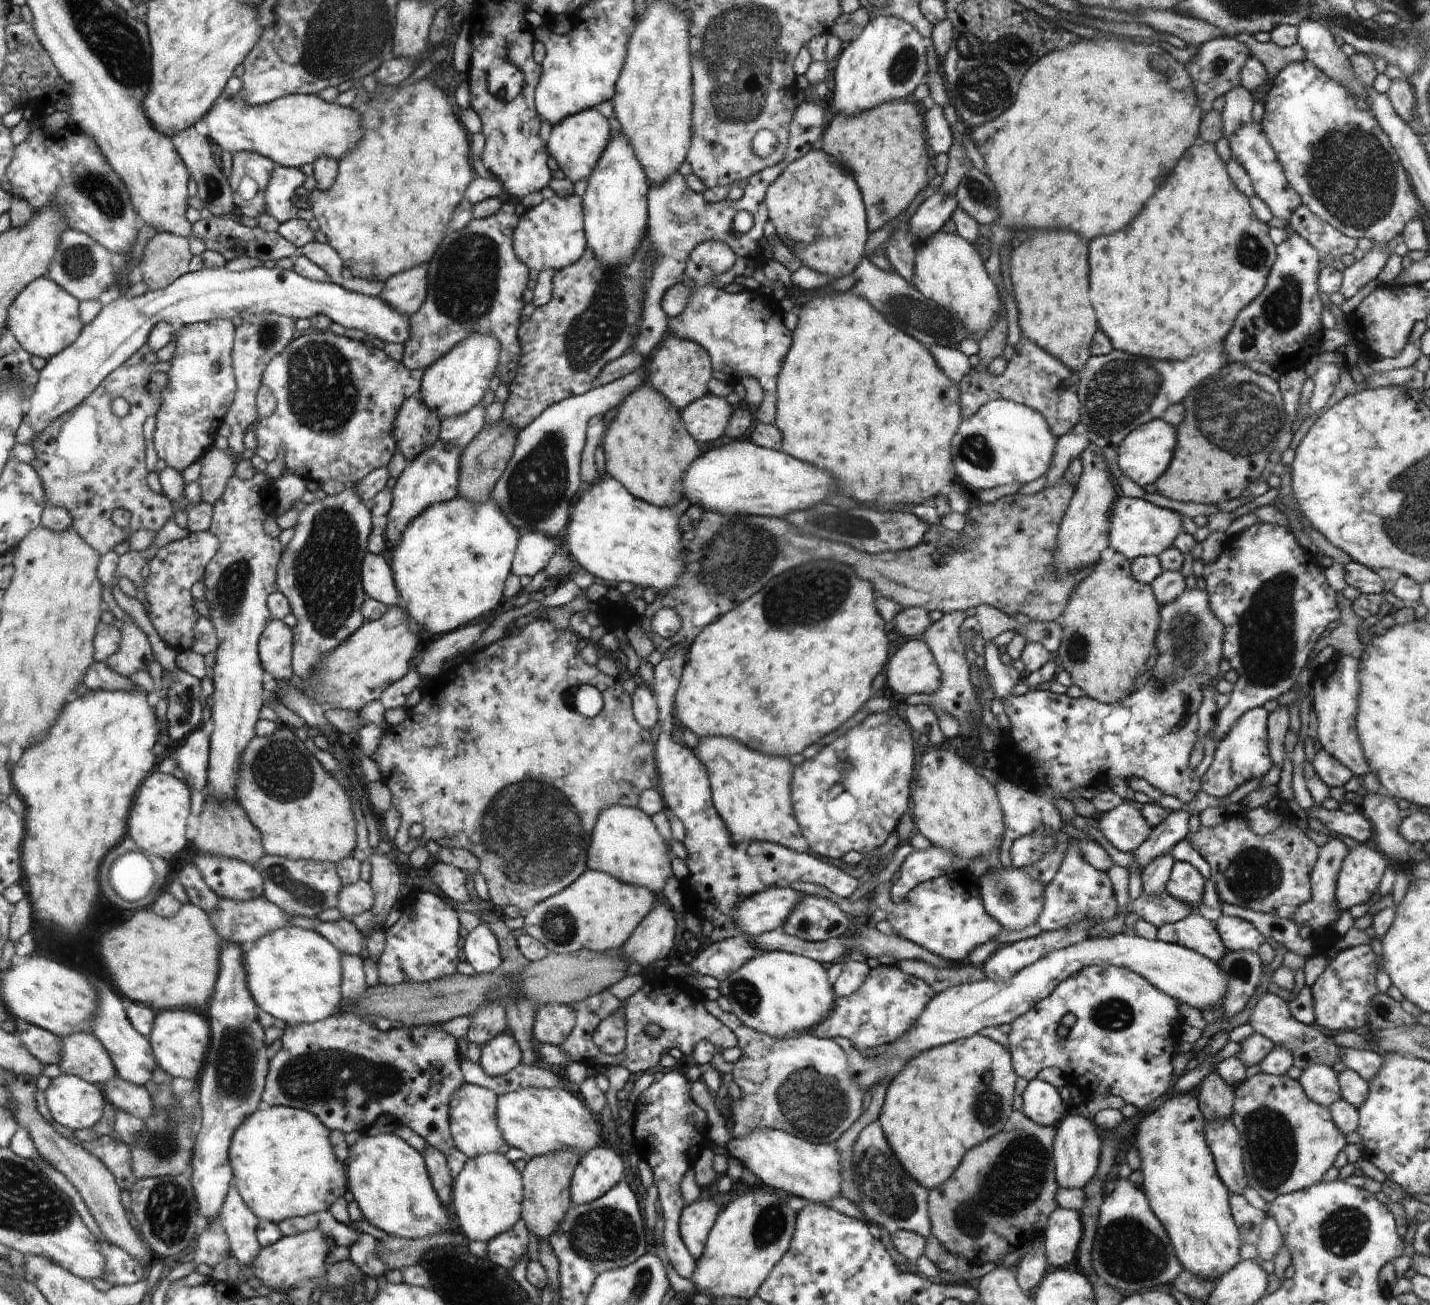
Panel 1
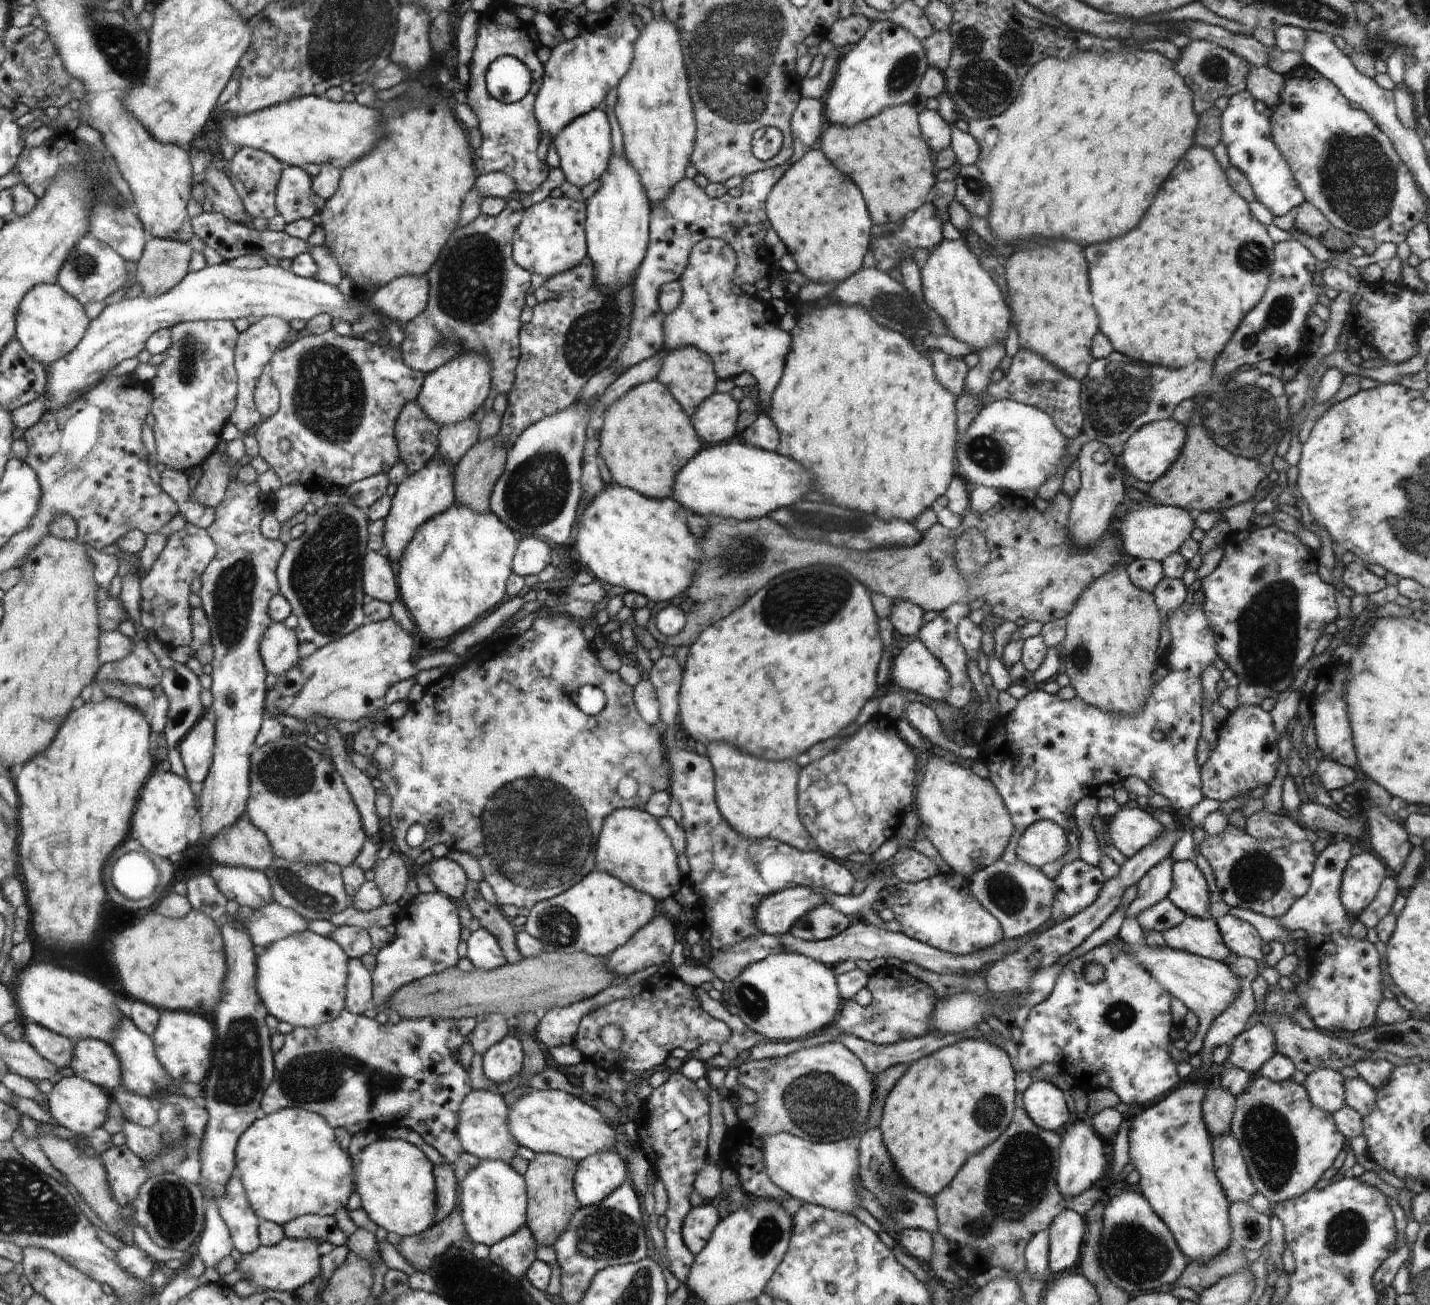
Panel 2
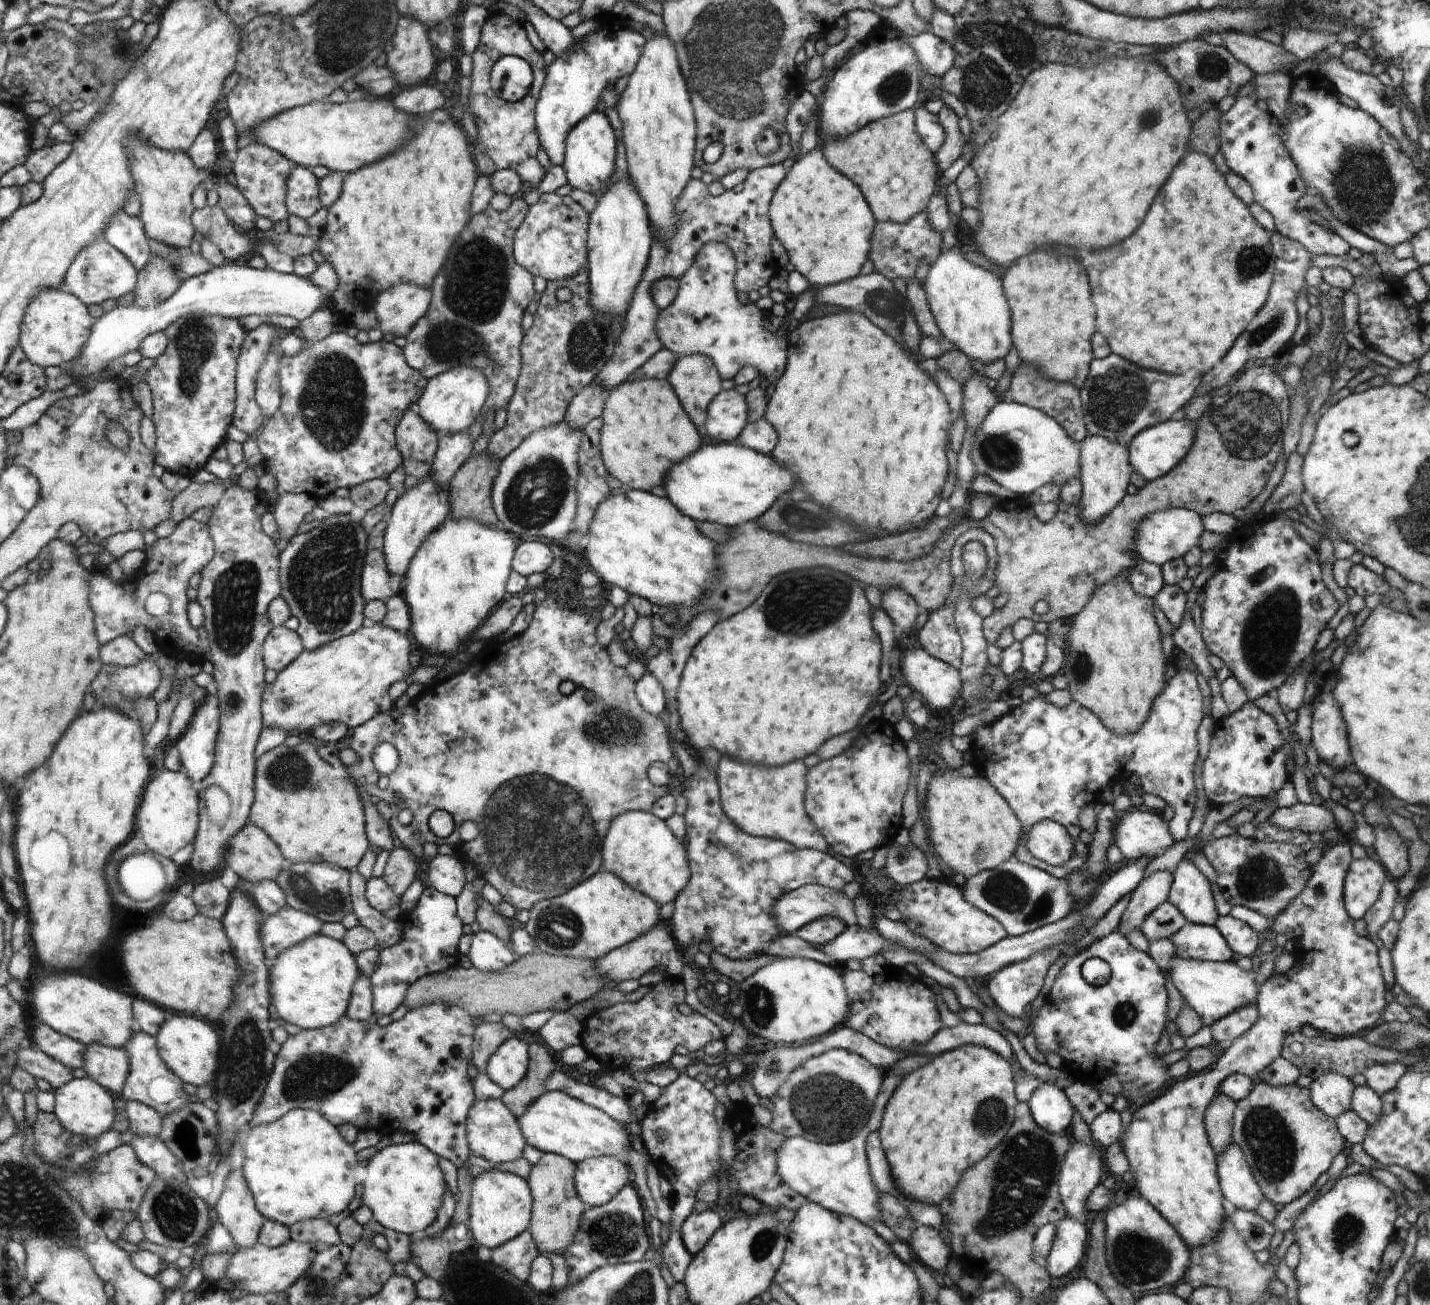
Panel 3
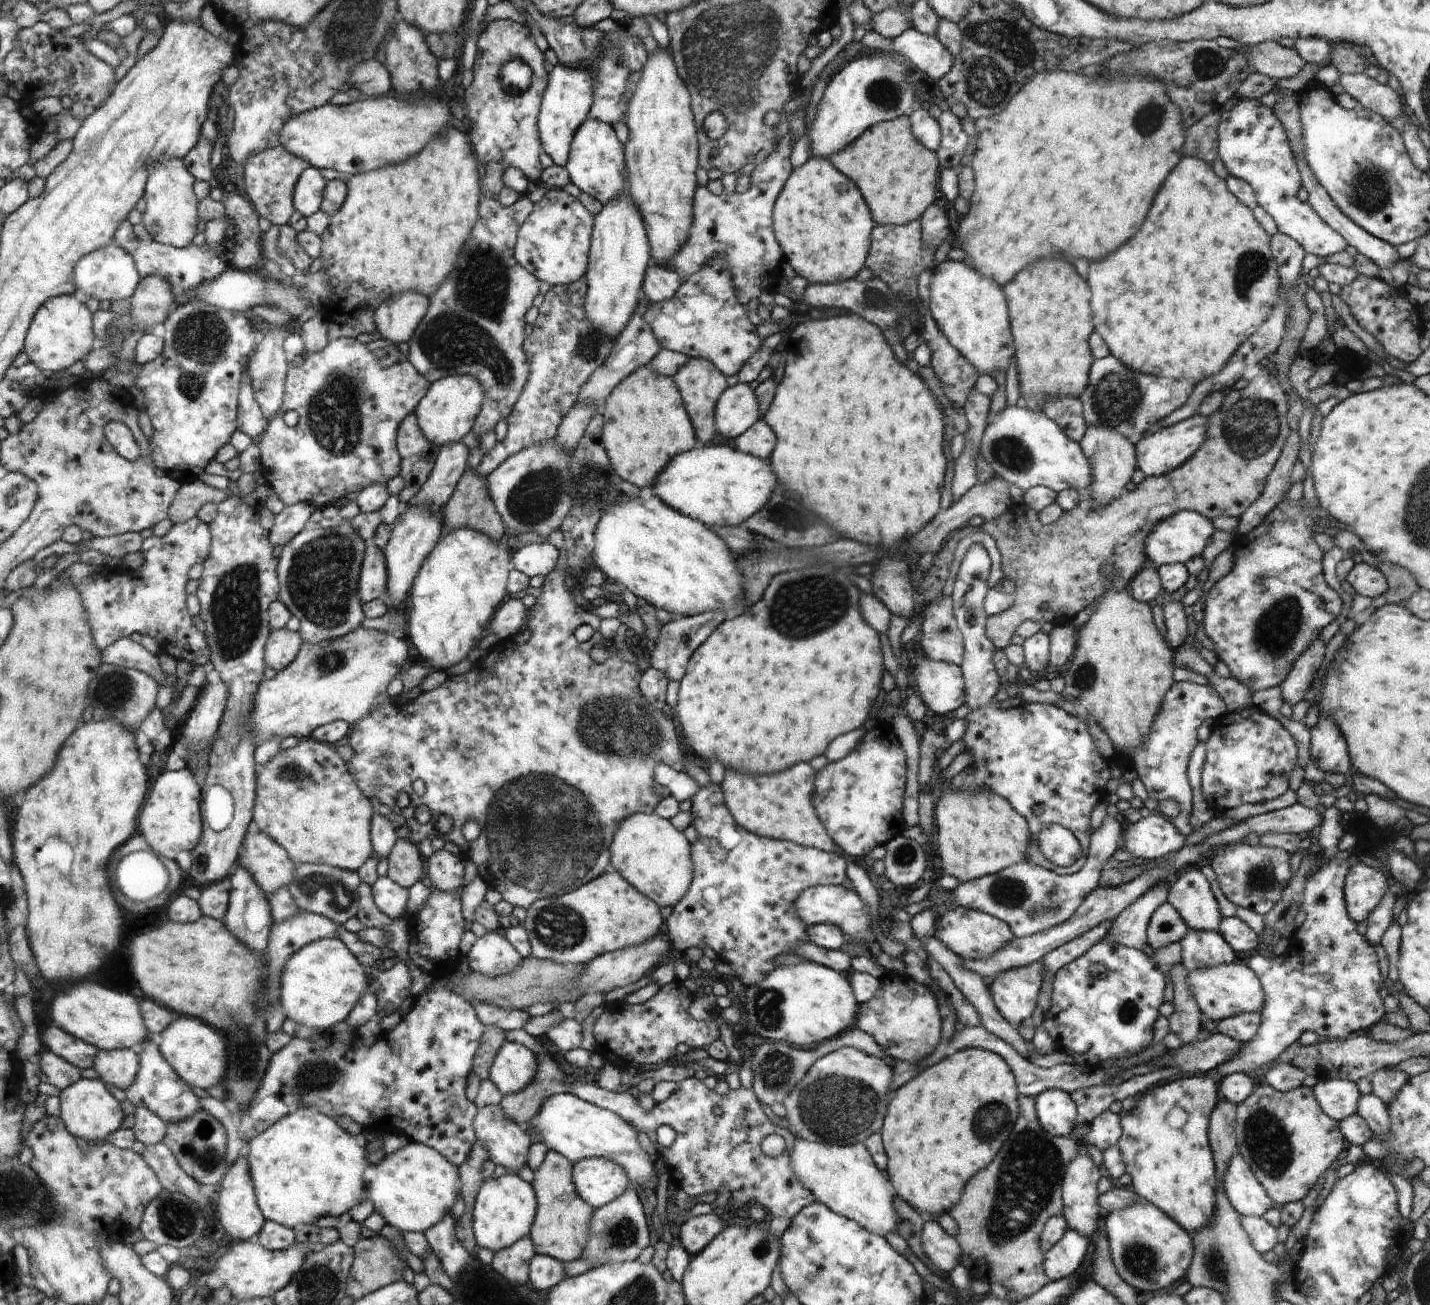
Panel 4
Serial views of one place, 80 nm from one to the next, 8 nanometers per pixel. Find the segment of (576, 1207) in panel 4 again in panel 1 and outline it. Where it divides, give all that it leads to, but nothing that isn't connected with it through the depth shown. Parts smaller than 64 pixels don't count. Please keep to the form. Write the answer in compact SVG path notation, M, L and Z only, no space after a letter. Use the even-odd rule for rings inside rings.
M572 1150L552 1152L550 1155L532 1157L523 1172L524 1196L522 1221L529 1233L537 1239L549 1240L551 1235L563 1223L564 1216L576 1205L571 1200L571 1179L575 1169L579 1167L580 1154Z

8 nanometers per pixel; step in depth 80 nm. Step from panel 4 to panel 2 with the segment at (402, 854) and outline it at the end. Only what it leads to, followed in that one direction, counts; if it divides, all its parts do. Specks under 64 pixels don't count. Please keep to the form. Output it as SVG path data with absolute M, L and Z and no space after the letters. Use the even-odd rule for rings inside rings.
M394 853L388 858L380 856L372 869L374 871L374 884L378 886L380 892L384 895L384 904L393 904L398 902L405 890L406 884L410 881L406 862L402 856Z

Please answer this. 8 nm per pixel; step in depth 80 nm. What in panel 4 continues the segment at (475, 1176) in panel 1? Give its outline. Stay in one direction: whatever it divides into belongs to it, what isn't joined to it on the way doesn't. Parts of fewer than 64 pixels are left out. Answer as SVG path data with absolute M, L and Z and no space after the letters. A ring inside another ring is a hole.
M510 1172L497 1179L485 1179L478 1189L472 1209L473 1230L478 1248L495 1253L512 1247L520 1239L530 1235L537 1212L537 1196L532 1183Z

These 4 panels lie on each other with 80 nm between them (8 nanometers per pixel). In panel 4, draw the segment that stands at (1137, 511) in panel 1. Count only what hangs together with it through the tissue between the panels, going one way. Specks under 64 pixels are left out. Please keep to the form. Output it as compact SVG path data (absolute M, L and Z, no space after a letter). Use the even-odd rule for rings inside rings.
M1180 511L1162 519L1147 538L1145 553L1150 564L1159 567L1172 563L1185 565L1189 560L1202 556L1202 550L1216 529L1209 517L1196 511Z

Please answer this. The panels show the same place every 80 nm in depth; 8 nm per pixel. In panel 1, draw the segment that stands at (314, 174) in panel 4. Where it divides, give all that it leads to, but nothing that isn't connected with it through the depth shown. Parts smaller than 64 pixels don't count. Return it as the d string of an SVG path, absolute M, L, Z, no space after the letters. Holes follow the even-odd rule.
M276 166L271 175L267 192L264 192L264 200L267 201L266 214L274 218L278 223L296 218L296 204L292 202L292 196L296 194L296 188L304 186L306 176L295 167Z

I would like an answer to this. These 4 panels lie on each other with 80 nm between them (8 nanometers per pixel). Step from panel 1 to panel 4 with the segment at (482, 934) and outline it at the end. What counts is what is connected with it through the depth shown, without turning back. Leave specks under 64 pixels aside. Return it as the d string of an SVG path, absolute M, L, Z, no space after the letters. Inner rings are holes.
M488 931L477 938L467 953L468 964L475 973L498 979L520 968L524 956L507 939L496 932Z

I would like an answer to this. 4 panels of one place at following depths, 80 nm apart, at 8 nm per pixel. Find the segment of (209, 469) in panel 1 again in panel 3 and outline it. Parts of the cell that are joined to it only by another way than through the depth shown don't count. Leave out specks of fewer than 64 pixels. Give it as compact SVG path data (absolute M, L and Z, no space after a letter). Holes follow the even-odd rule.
M190 482L172 501L170 519L180 523L192 516L198 508L216 508L224 496L226 484L215 482Z

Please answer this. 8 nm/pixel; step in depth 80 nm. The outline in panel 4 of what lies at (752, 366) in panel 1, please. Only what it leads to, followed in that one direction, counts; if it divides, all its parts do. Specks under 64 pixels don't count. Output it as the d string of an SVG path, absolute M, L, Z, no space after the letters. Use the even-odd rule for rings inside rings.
M724 254L711 259L696 275L683 277L679 290L671 299L661 303L649 301L643 319L652 327L662 350L712 361L724 376L732 376L763 341L748 320L746 307L740 303Z

